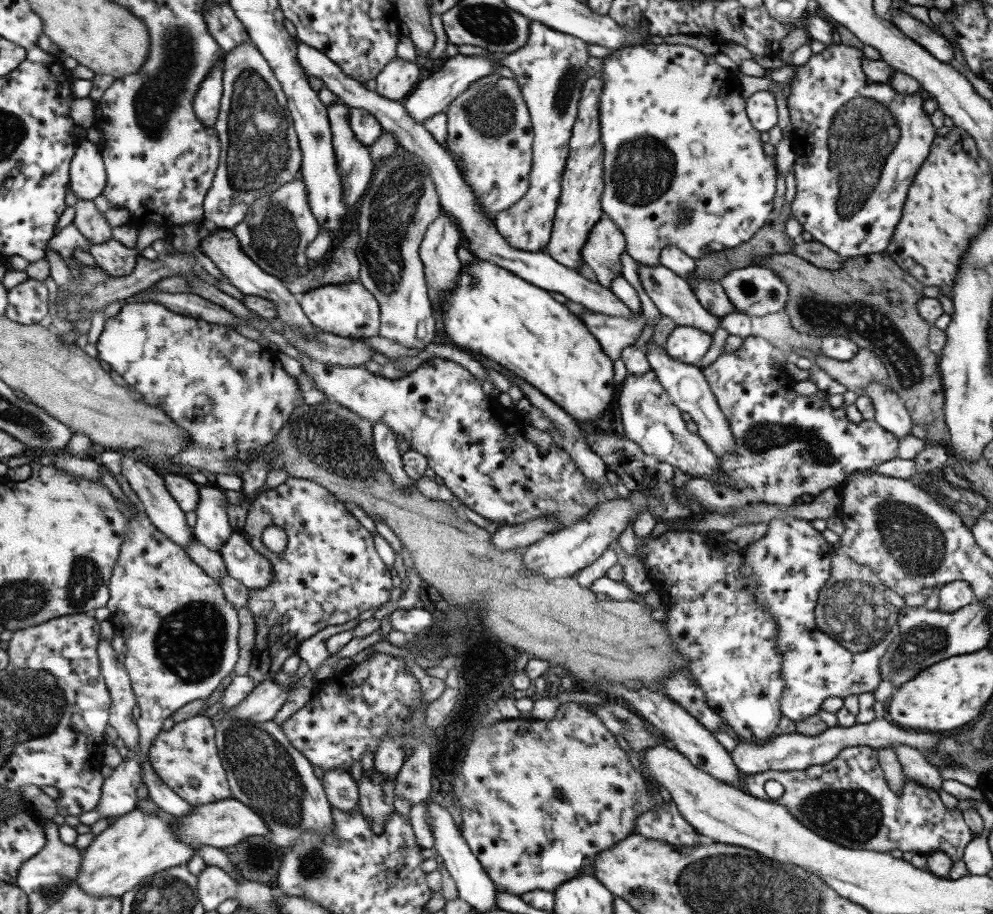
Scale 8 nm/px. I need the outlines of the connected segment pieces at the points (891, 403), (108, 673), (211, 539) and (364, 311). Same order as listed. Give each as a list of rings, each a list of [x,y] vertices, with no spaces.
[[[867,383],[862,394],[872,401],[874,422],[897,439],[910,434],[913,426],[902,400],[889,387],[881,383]]]
[[[100,639],[96,648],[101,676],[104,678],[110,696],[108,724],[116,730],[124,746],[134,748],[138,744],[138,728],[131,717],[131,710],[136,705],[130,680],[125,667],[117,658],[109,641]]]
[[[205,484],[198,487],[199,500],[195,510],[196,521],[191,528],[194,538],[213,552],[219,552],[222,542],[227,540],[233,529],[225,515],[223,489]]]
[[[357,281],[323,285],[301,294],[297,300],[300,310],[317,330],[349,339],[365,339],[378,335],[379,312],[377,302]]]

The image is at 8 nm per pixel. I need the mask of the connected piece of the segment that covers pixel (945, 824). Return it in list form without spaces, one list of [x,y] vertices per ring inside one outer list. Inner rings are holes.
[[[868,746],[842,748],[829,763],[824,763],[823,766],[809,766],[807,770],[789,772],[767,770],[760,774],[741,776],[739,787],[754,798],[770,801],[771,804],[779,804],[789,811],[800,825],[843,848],[884,853],[889,853],[890,850],[901,850],[901,852],[911,851],[925,855],[933,851],[941,851],[947,854],[952,862],[955,862],[961,860],[965,846],[974,838],[971,830],[965,825],[962,812],[958,808],[947,810],[941,804],[937,791],[931,791],[905,777],[903,788],[898,793],[891,792],[885,784],[883,772],[877,763],[876,749]],[[768,780],[777,781],[783,787],[783,794],[779,796],[779,799],[771,800],[766,796],[764,782]]]

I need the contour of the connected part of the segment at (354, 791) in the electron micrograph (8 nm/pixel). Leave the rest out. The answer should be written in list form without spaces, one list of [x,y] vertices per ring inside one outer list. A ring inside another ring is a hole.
[[[324,772],[322,788],[331,808],[341,812],[353,812],[358,807],[358,786],[348,772]]]

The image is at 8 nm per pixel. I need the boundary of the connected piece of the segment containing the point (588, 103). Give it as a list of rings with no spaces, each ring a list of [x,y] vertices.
[[[598,76],[588,78],[580,92],[575,117],[568,140],[568,155],[560,180],[560,195],[550,237],[545,249],[555,262],[578,271],[582,263],[581,247],[593,225],[600,219],[600,196],[603,190],[602,144],[599,140],[598,104],[603,81]]]

